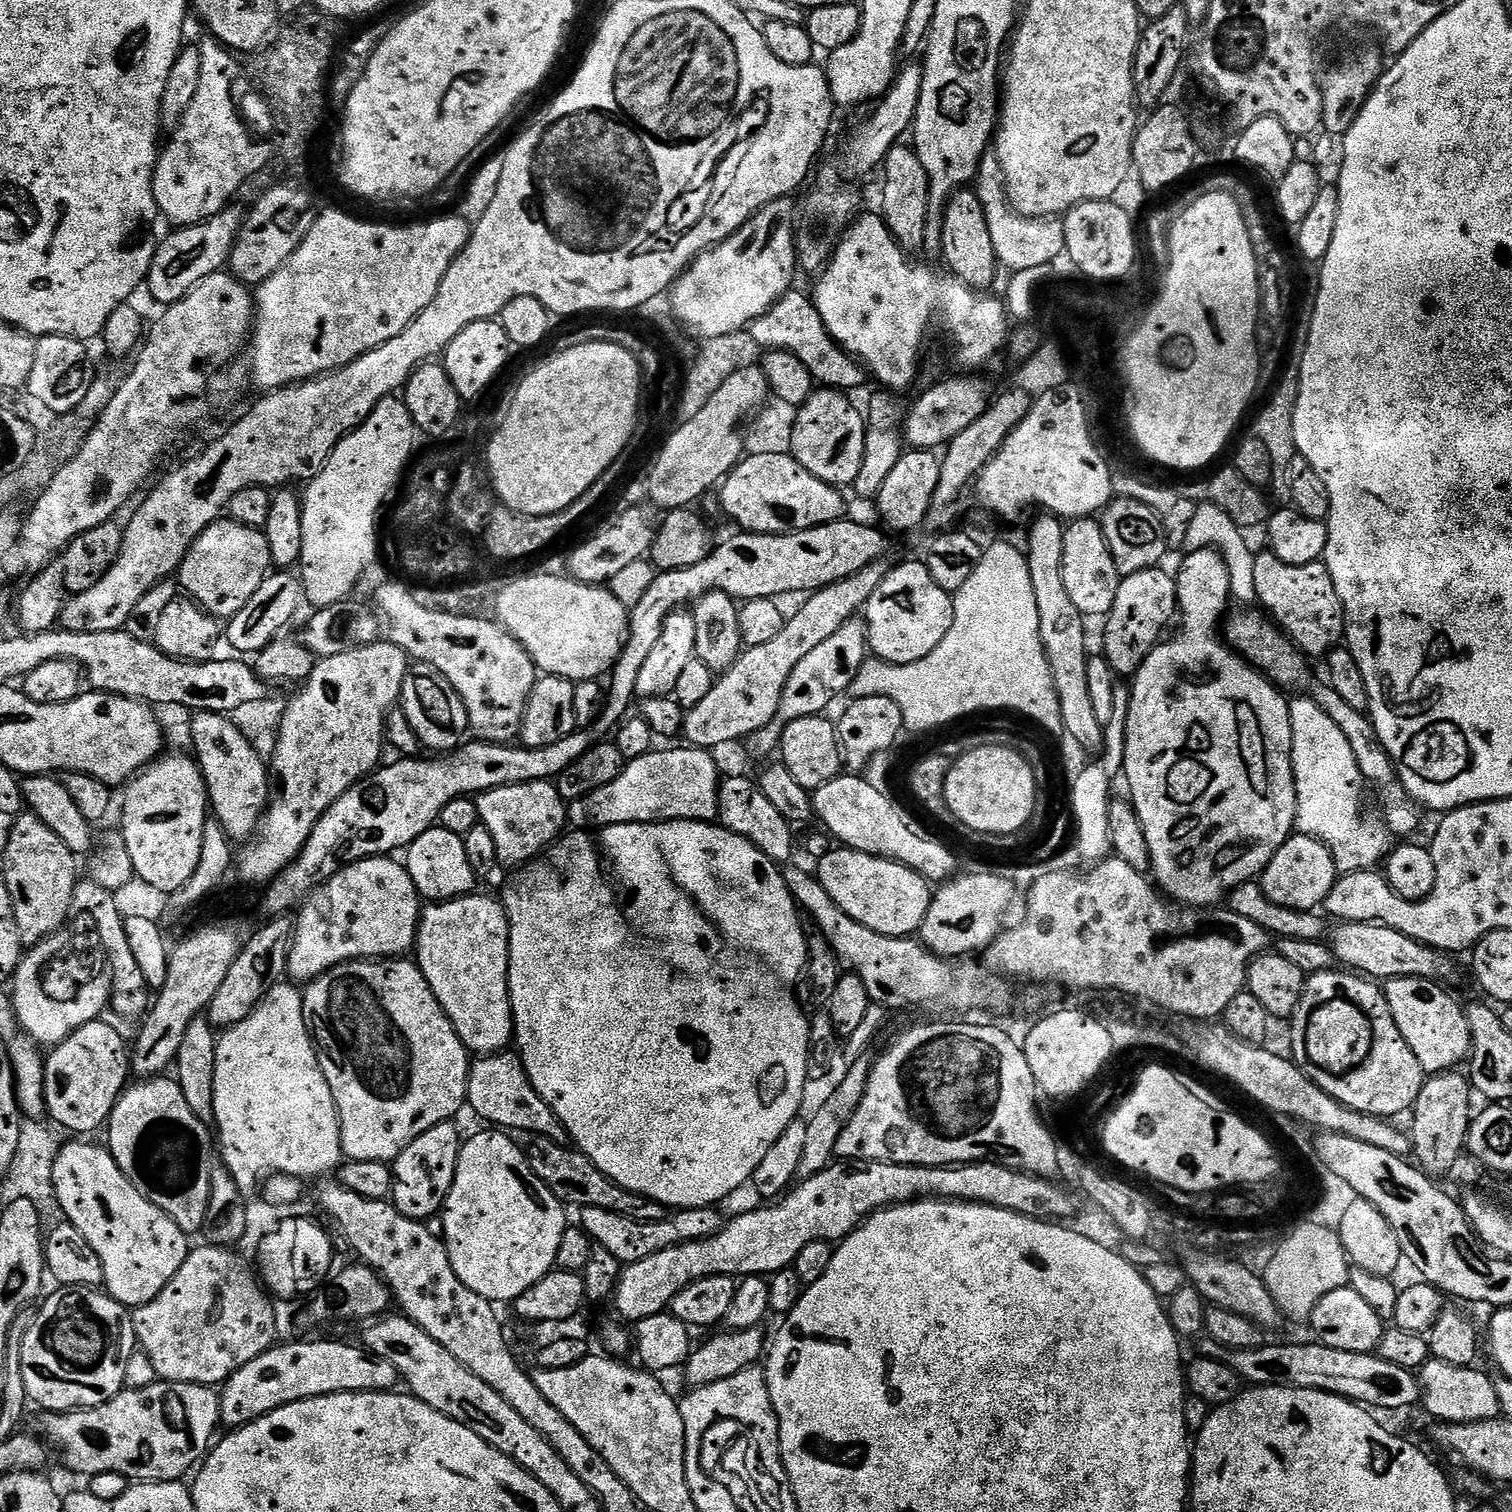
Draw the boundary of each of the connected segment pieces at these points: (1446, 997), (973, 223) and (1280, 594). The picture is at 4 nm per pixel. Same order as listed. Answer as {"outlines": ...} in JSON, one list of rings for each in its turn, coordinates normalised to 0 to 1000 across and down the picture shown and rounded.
{"outlines":[[[[925,646],[915,651],[915,659],[922,671],[922,676],[930,687],[930,692],[935,694],[935,700],[942,710],[960,710],[972,700],[974,695],[974,685],[971,678],[971,670],[949,648],[937,646]]],[[[636,126],[630,128],[625,136],[623,152],[623,171],[627,174],[626,179],[632,185],[646,192],[655,191],[656,185],[660,181],[660,173],[657,168],[657,160],[655,160],[655,149],[652,149],[652,142],[649,142],[649,134],[645,126]]],[[[841,364],[831,366],[829,372],[831,396],[840,405],[841,409],[854,422],[863,435],[878,435],[889,417],[889,399],[885,396],[882,382],[874,372],[857,374],[848,372]]]]}

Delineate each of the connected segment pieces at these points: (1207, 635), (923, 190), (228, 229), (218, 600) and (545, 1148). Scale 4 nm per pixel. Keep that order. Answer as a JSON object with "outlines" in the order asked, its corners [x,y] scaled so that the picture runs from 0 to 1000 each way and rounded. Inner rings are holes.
{"outlines":[[[[802,362],[786,365],[781,372],[781,378],[778,381],[778,396],[779,397],[779,413],[780,419],[776,423],[771,423],[765,427],[754,439],[751,449],[748,450],[747,462],[747,474],[745,476],[745,496],[742,506],[742,513],[746,515],[749,523],[747,531],[751,535],[754,547],[758,552],[762,568],[761,579],[767,589],[774,596],[784,599],[802,599],[809,596],[812,591],[820,585],[830,583],[841,570],[843,565],[855,552],[857,544],[857,518],[854,511],[854,473],[852,469],[853,463],[845,453],[835,444],[831,444],[819,431],[815,430],[809,423],[804,421],[804,415],[808,413],[810,401],[813,398],[813,380],[811,372]]],[[[593,97],[584,107],[585,125],[582,127],[581,142],[584,143],[585,148],[589,155],[599,165],[610,165],[612,153],[613,136],[615,133],[615,120],[612,112],[608,107],[607,102],[603,97]]],[[[149,139],[140,143],[134,148],[125,148],[123,151],[112,153],[103,161],[102,173],[98,179],[97,193],[106,200],[106,202],[116,201],[134,184],[146,179],[150,175],[156,155],[159,153],[159,141]]],[[[146,343],[142,347],[140,347],[128,358],[127,363],[124,364],[123,369],[118,374],[118,386],[121,391],[122,389],[124,391],[122,392],[129,397],[138,407],[142,407],[146,411],[150,411],[155,406],[157,406],[157,403],[160,403],[160,401],[163,401],[163,398],[165,398],[168,390],[173,388],[173,385],[178,381],[180,375],[179,361],[173,350],[166,349],[165,347],[159,347],[155,343]]],[[[355,751],[351,755],[352,757],[349,757],[348,764],[353,776],[356,776],[356,779],[358,779],[358,782],[361,782],[362,786],[374,797],[381,796],[380,798],[384,799],[397,799],[420,807],[440,806],[440,797],[436,796],[429,791],[409,784],[401,776],[398,776],[396,771],[393,771],[390,765],[380,759],[370,757],[360,751]]]]}

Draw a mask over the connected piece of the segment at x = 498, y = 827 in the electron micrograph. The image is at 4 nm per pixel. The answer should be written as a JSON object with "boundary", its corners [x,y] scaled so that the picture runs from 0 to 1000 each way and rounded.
{"boundary":[[[364,517],[325,521],[323,524],[317,524],[314,531],[317,543],[324,549],[329,562],[329,570],[333,573],[341,574],[350,571],[363,560],[375,546],[375,531]]]}

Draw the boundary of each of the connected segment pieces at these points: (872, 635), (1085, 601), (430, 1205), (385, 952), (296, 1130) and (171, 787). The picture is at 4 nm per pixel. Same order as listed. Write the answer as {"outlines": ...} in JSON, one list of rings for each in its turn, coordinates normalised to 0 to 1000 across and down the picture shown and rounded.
{"outlines":[[[[608,370],[591,375],[586,382],[575,393],[570,403],[573,413],[573,428],[579,436],[585,439],[607,438],[615,433],[631,415],[630,395],[618,382]]],[[[718,343],[710,344],[704,349],[702,356],[702,386],[710,397],[710,401],[718,409],[732,408],[737,401],[742,379],[739,377],[738,370],[735,368],[734,361],[730,355],[730,347],[727,343]]],[[[294,742],[282,747],[259,771],[259,796],[269,806],[281,808],[294,798],[294,793],[298,790],[300,782],[302,767],[304,765],[306,751],[302,749],[301,743]]],[[[259,565],[255,566],[244,566],[243,569],[237,569],[233,571],[229,571],[226,573],[225,576],[221,578],[221,581],[218,581],[212,585],[203,595],[201,596],[198,601],[198,606],[195,606],[194,616],[193,618],[193,625],[190,629],[190,642],[190,645],[194,649],[206,649],[210,648],[214,643],[218,643],[221,639],[224,638],[229,638],[231,635],[247,635],[249,634],[267,634],[271,632],[275,626],[275,616],[278,614],[278,607],[279,605],[279,593],[278,589],[274,586],[274,583],[271,581],[269,573],[267,571],[265,571]]],[[[195,650],[181,651],[169,669],[160,676],[154,677],[144,687],[140,741],[145,759],[146,757],[148,759],[147,772],[150,772],[159,787],[164,787],[169,782],[171,784],[182,776],[204,779],[225,772],[225,738],[222,736],[218,716],[216,716],[216,710],[213,710],[209,692],[204,682],[201,657]]],[[[106,499],[81,522],[82,540],[79,542],[82,547],[81,556],[85,563],[89,579],[94,583],[98,583],[103,588],[112,591],[126,583],[128,573],[131,573],[131,567],[134,567],[134,549],[139,542],[138,521],[132,511],[132,505],[126,499],[124,500]]]]}

